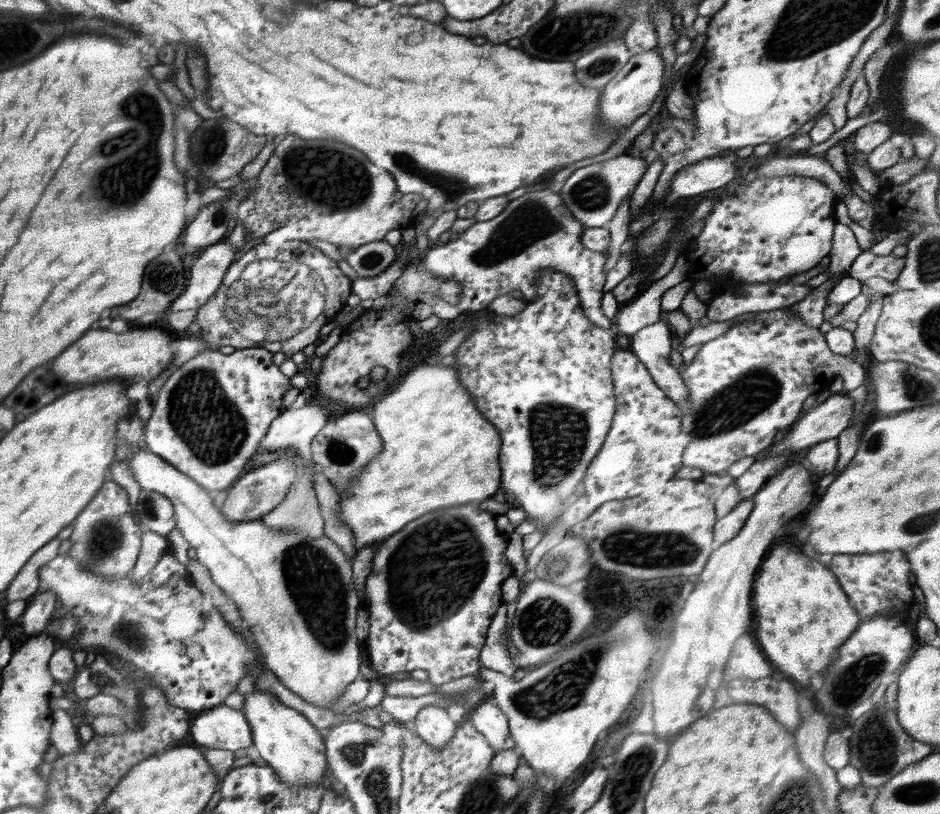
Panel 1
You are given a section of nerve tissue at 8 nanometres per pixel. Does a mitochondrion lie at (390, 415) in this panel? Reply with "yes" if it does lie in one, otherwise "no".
no

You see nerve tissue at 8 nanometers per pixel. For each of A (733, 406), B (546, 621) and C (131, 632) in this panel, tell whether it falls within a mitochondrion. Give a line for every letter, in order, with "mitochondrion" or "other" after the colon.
A: mitochondrion
B: mitochondrion
C: mitochondrion

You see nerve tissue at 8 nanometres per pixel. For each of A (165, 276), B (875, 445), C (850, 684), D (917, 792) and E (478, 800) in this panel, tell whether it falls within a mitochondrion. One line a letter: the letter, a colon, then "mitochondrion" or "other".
A: mitochondrion
B: mitochondrion
C: mitochondrion
D: mitochondrion
E: mitochondrion

